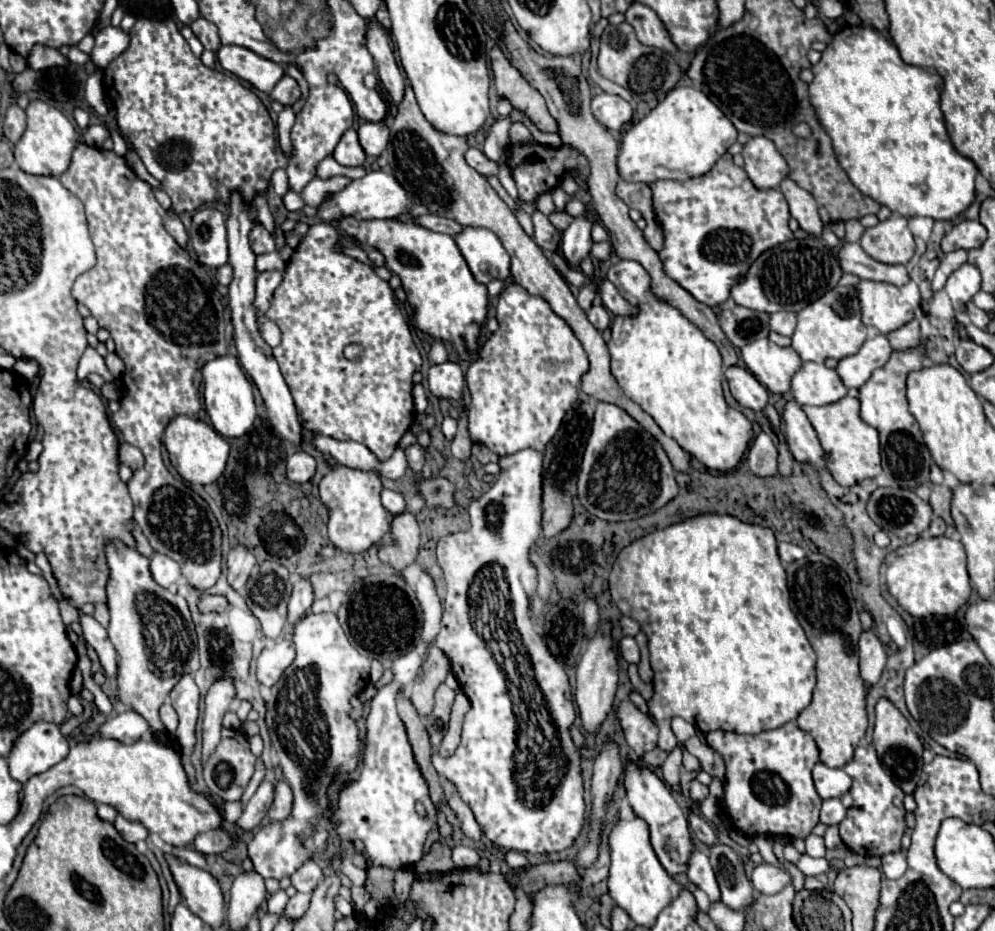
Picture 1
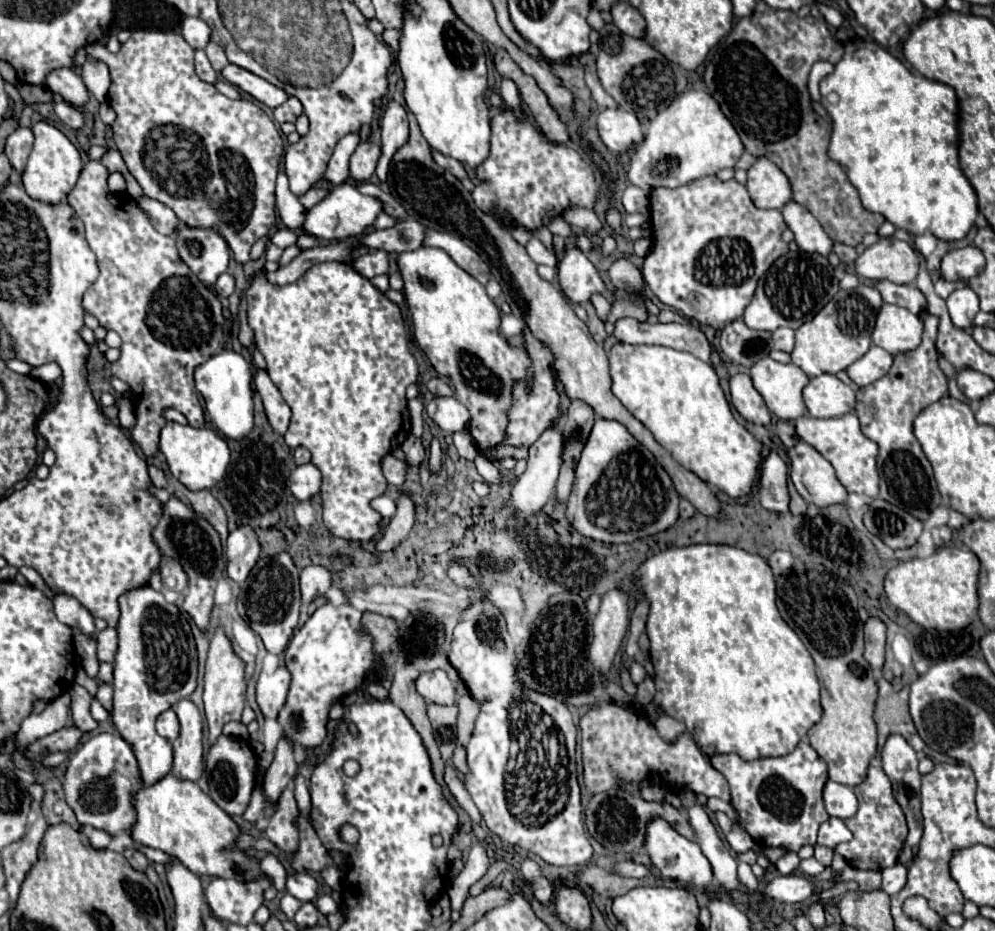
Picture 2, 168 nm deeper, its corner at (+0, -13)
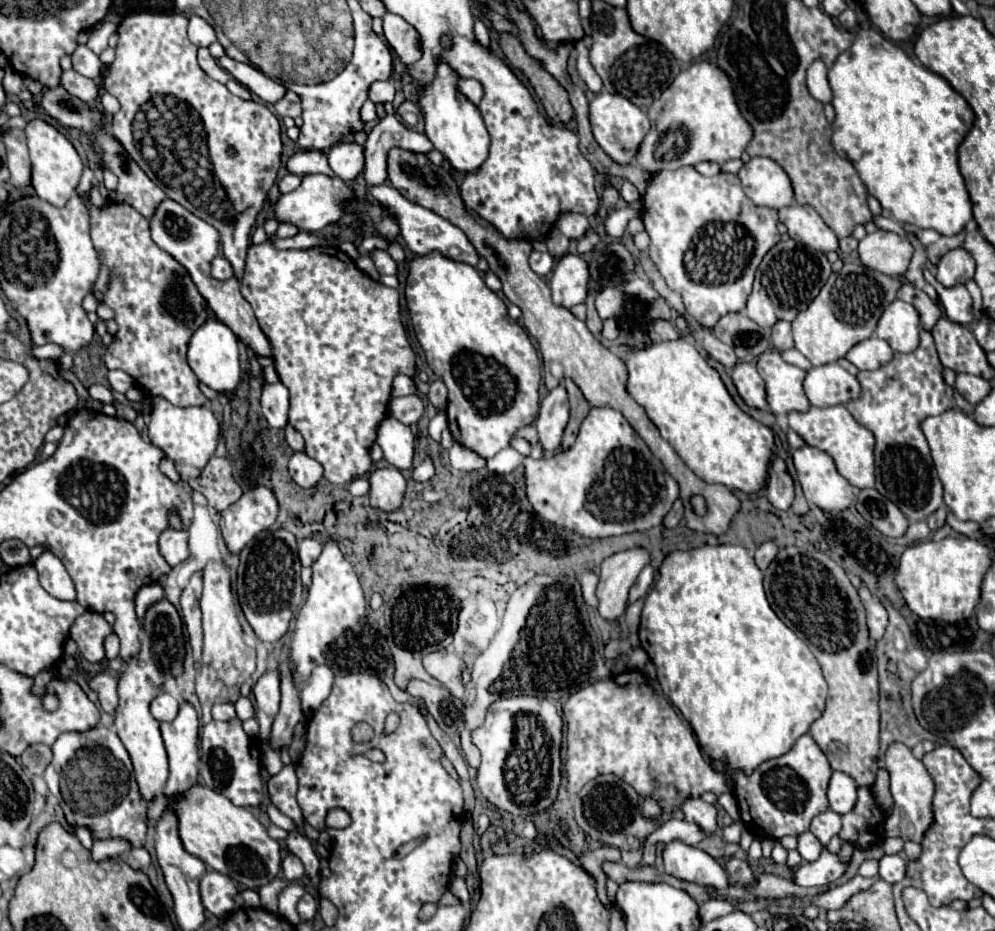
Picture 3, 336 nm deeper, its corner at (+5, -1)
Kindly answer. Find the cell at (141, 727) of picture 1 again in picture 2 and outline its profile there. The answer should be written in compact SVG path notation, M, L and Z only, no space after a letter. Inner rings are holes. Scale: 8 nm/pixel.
M98 733L82 743L72 753L62 781L66 803L74 811L78 823L102 829L112 837L132 831L136 823L132 797L140 791L140 785L142 779L132 747L120 735L112 733Z

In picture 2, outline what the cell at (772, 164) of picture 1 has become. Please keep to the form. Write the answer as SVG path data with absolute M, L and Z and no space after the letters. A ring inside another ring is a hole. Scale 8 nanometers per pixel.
M758 157L748 169L748 193L758 209L782 209L792 201L788 177L766 157Z

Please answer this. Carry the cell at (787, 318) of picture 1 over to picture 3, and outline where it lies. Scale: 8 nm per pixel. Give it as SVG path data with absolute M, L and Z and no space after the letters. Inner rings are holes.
M777 321L771 329L771 341L777 349L791 349L793 337L791 337L791 323L789 321Z

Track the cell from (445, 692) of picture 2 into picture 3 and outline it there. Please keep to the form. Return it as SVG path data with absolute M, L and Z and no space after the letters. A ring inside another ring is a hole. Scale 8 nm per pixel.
M435 651L423 657L423 667L425 671L443 683L443 687L453 695L453 697L463 697L465 689L461 683L461 671L465 669L463 661L451 653L451 651Z

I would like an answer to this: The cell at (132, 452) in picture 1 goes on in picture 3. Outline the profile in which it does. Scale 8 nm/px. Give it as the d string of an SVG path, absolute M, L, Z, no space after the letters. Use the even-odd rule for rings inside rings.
M163 457L163 459L161 459L161 463L159 463L159 469L161 469L161 473L163 473L165 477L169 477L173 483L177 483L177 481L179 481L179 473L175 471L175 465L173 465L173 461L169 461L167 457Z

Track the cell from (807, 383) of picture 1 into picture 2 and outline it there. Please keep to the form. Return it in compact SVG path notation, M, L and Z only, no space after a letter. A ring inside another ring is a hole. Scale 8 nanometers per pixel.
M820 375L810 379L804 387L804 401L812 417L828 419L842 417L854 409L856 397L854 389L842 383L836 375Z

